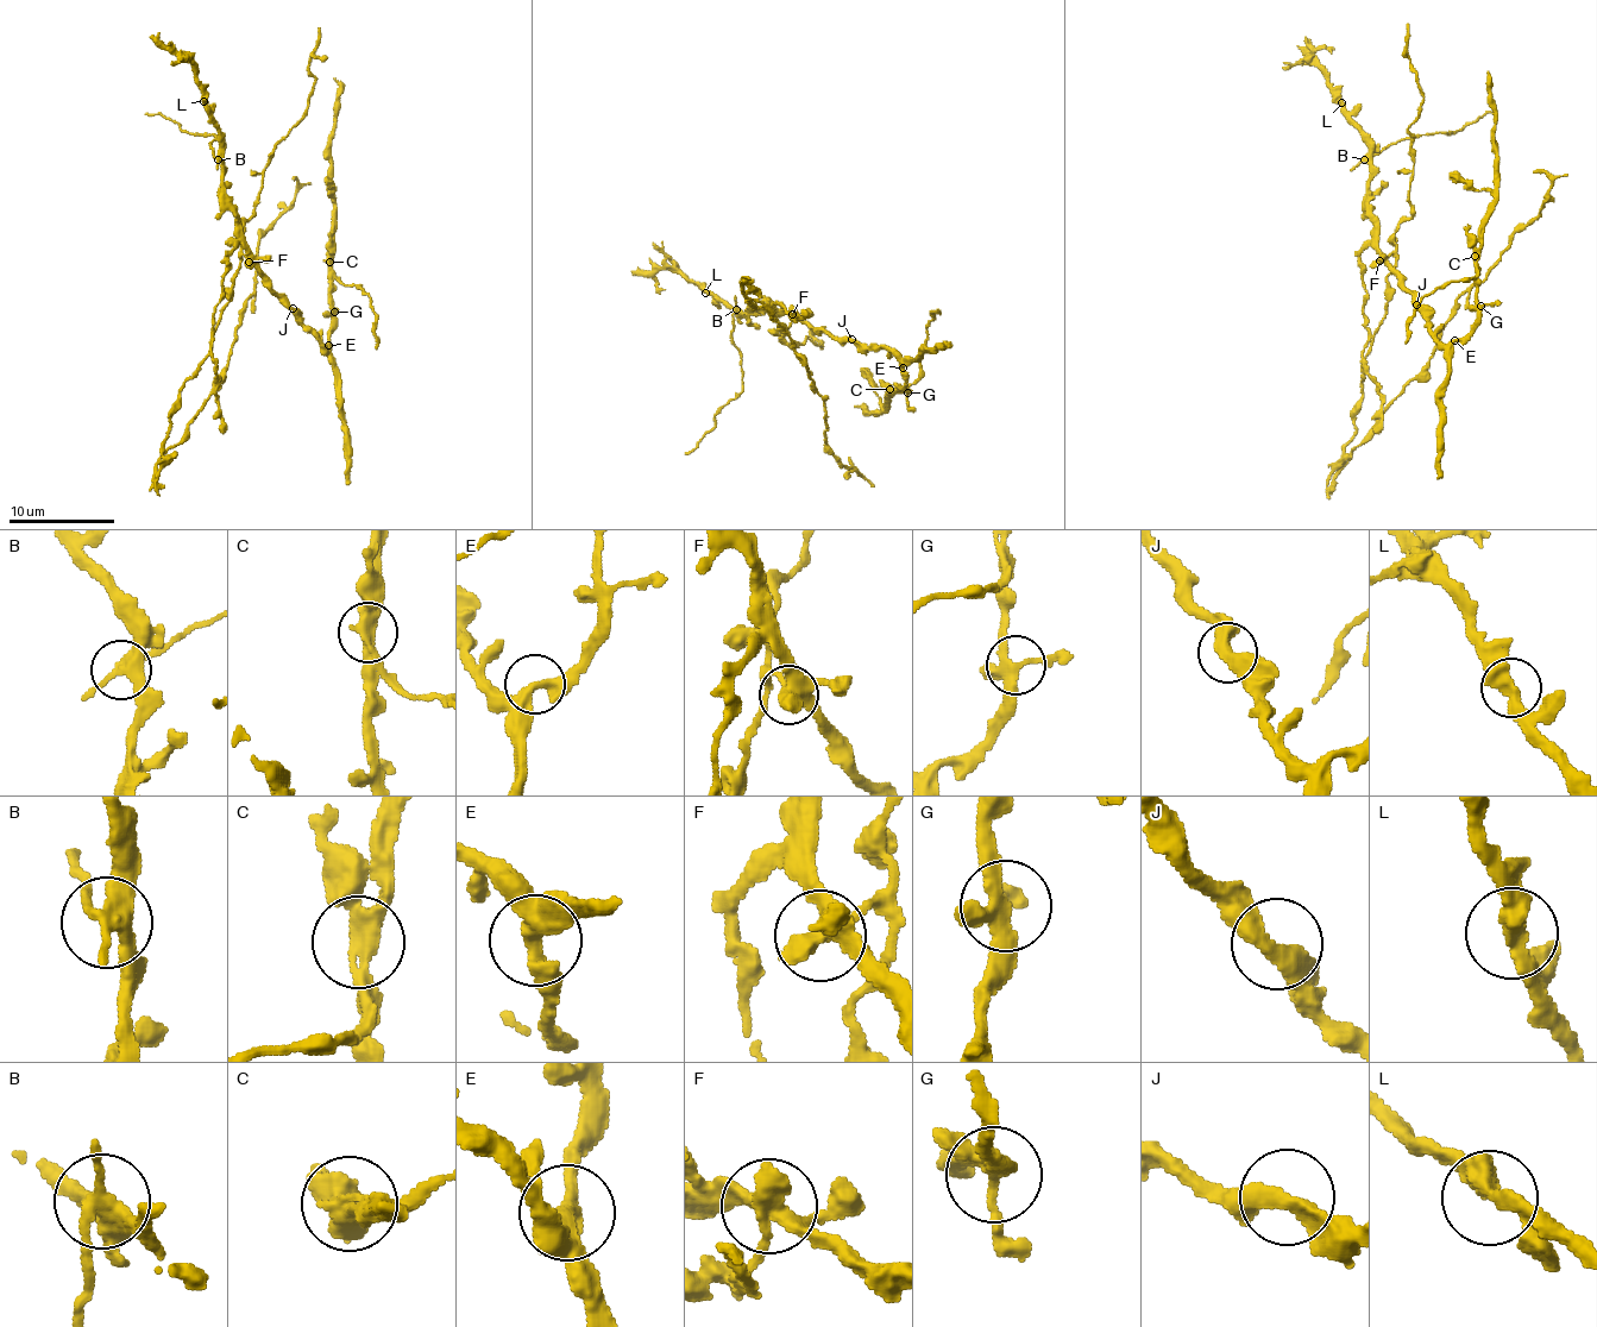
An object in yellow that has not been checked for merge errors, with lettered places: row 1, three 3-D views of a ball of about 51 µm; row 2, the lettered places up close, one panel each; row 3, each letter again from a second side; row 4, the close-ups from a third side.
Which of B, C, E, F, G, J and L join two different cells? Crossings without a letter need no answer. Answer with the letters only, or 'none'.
B, C, F

